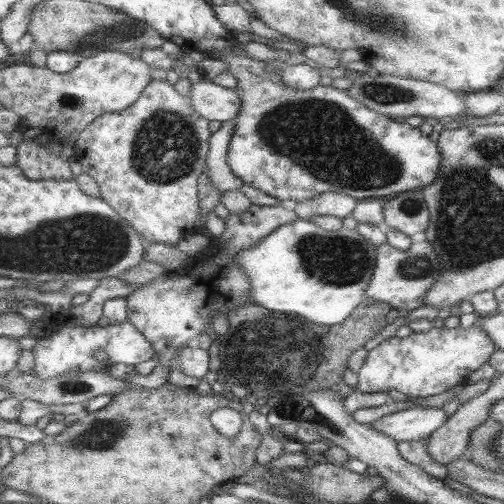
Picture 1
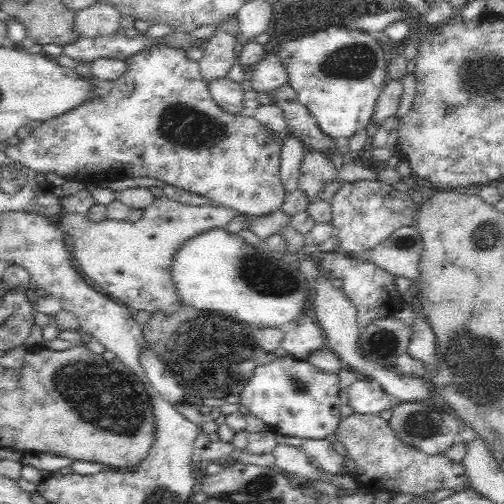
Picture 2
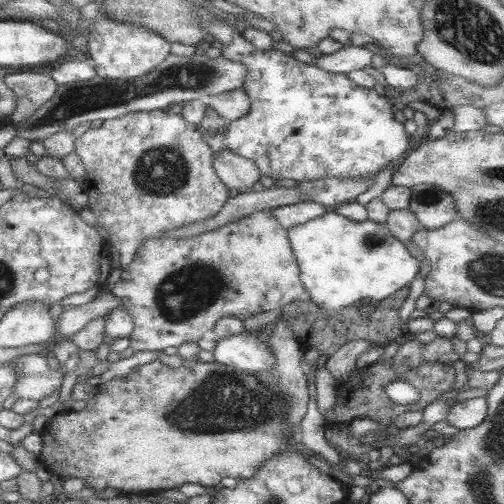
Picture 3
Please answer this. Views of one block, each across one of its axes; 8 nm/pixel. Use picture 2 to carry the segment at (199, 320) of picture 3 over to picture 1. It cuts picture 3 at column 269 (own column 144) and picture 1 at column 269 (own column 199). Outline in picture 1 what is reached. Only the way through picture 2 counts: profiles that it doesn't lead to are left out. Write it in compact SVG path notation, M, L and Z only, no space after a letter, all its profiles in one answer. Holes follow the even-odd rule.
M251 204L243 212L229 212L229 216L223 220L225 230L221 232L221 236L215 236L211 246L207 246L203 252L191 256L189 264L183 270L169 270L147 284L133 288L133 292L125 298L127 322L131 322L131 326L135 326L145 336L155 354L183 348L185 344L195 344L195 340L207 328L211 328L211 318L227 318L233 314L233 310L239 310L239 306L247 306L253 302L249 296L249 280L241 264L237 262L237 256L253 250L253 246L265 240L265 236L273 234L273 230L295 220L295 212L285 210L281 204ZM197 266L201 266L201 272L195 274L193 270Z

